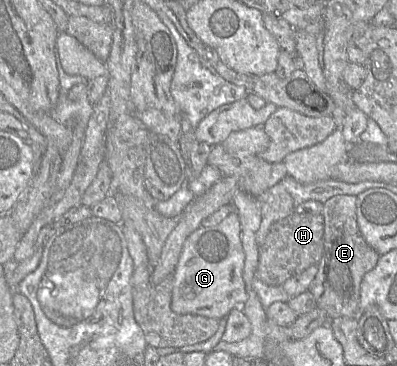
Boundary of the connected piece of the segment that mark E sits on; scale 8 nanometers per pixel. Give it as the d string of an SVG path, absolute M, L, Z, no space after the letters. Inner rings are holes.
M336 195L323 203L324 252L318 262L318 271L309 286L316 307L324 310L328 321L337 317L359 316L360 287L364 275L372 270L380 255L361 235L356 219L355 195Z

